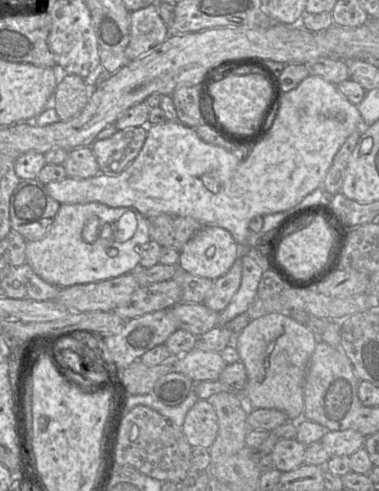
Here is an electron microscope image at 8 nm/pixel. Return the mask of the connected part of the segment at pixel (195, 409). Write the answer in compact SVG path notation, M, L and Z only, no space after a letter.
M198 400L187 412L181 431L191 447L209 449L218 434L218 417L207 400Z

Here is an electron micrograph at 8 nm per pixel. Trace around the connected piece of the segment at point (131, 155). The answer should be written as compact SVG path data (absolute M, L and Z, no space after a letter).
M147 126L130 127L117 131L108 139L96 140L91 149L100 167L100 172L107 176L118 176L138 156L147 137Z

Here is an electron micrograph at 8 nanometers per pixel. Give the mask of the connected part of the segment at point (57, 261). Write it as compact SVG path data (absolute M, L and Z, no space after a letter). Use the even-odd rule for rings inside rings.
M97 202L60 204L47 234L39 240L27 242L25 254L27 263L41 279L66 288L136 271L140 266L142 248L150 240L148 219L134 208L111 208ZM91 217L99 218L101 231L96 242L88 244L82 238L82 231Z

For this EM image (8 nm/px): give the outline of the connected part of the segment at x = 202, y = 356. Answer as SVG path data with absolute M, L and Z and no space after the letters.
M194 348L179 357L176 372L186 375L193 382L214 381L219 380L226 366L220 353Z

